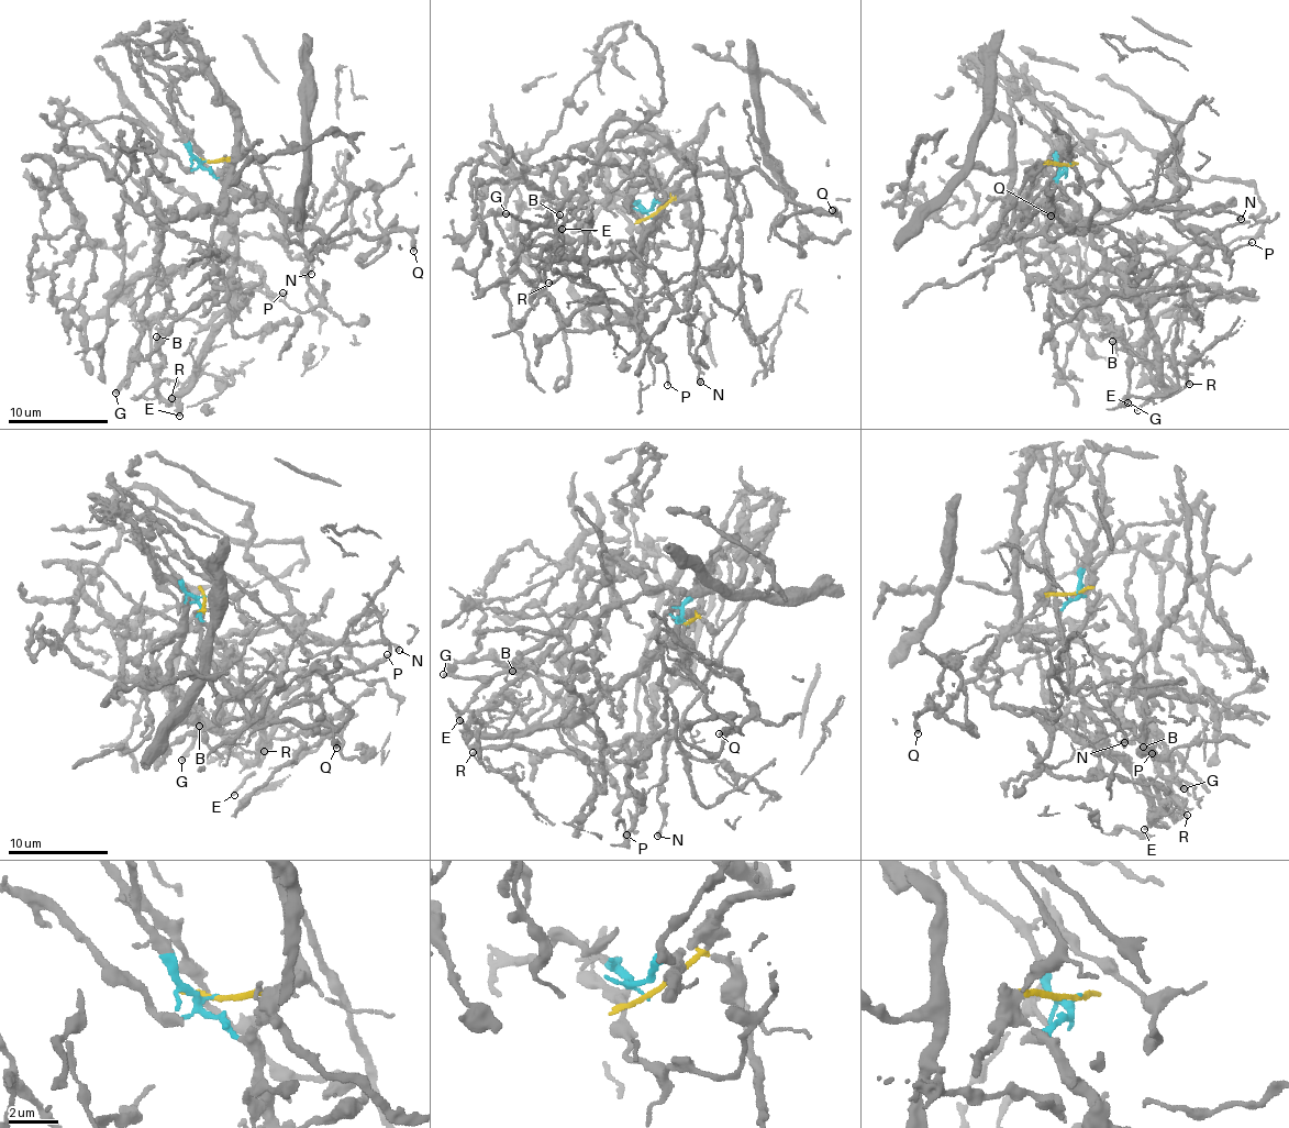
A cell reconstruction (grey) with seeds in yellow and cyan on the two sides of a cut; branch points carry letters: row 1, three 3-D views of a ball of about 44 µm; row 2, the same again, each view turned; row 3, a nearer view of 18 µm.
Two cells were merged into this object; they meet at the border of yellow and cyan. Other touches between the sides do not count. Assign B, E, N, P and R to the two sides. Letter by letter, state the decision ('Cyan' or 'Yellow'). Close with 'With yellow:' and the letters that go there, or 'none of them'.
B: Cyan
E: Cyan
N: Yellow
P: Yellow
R: Cyan
With yellow: N, P

